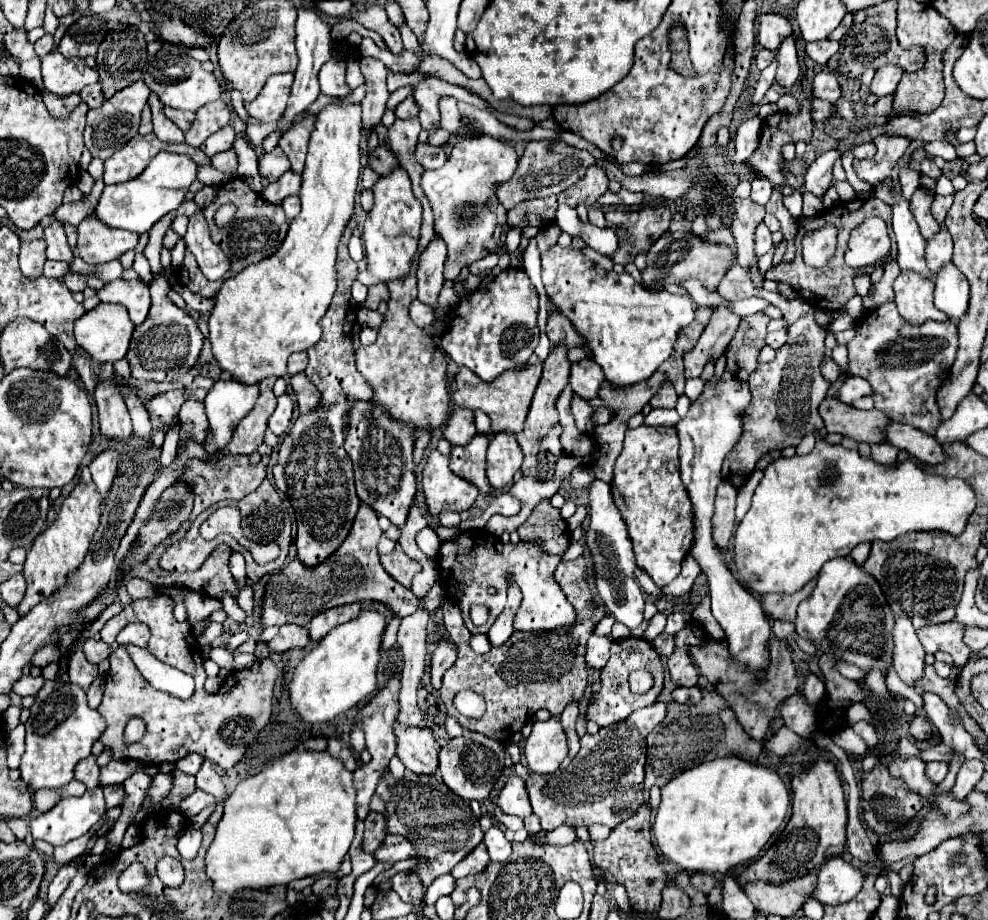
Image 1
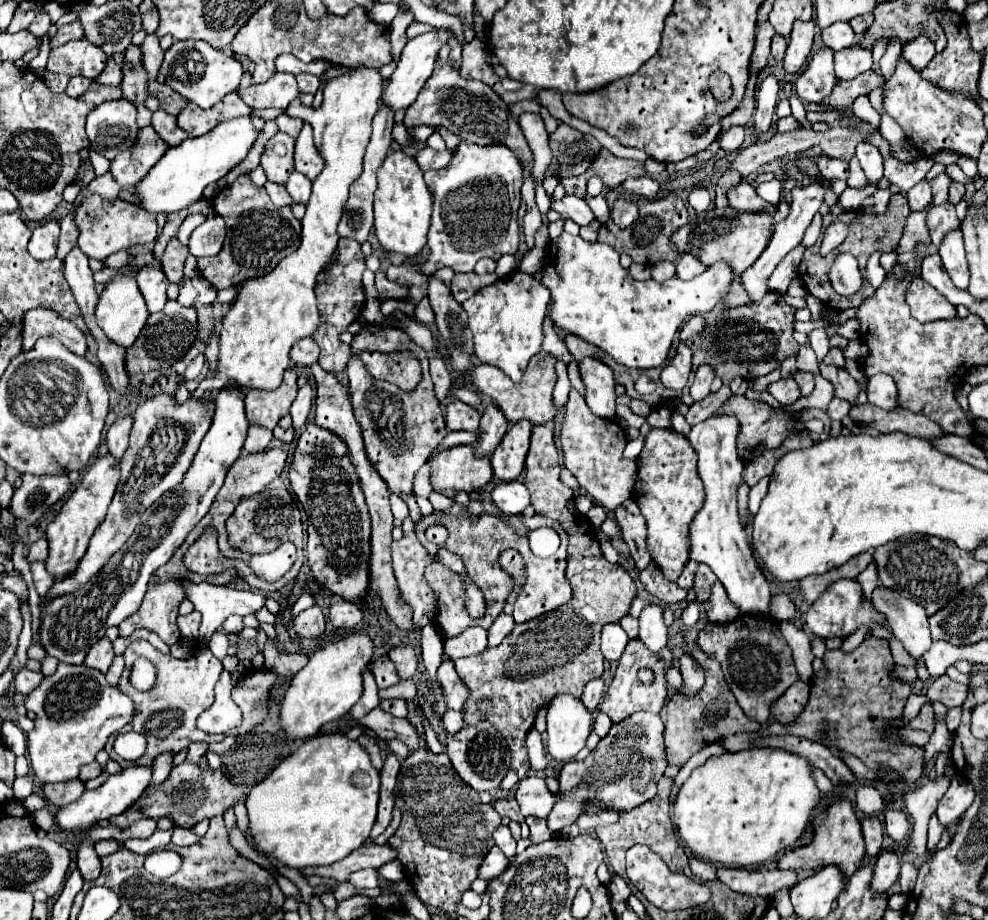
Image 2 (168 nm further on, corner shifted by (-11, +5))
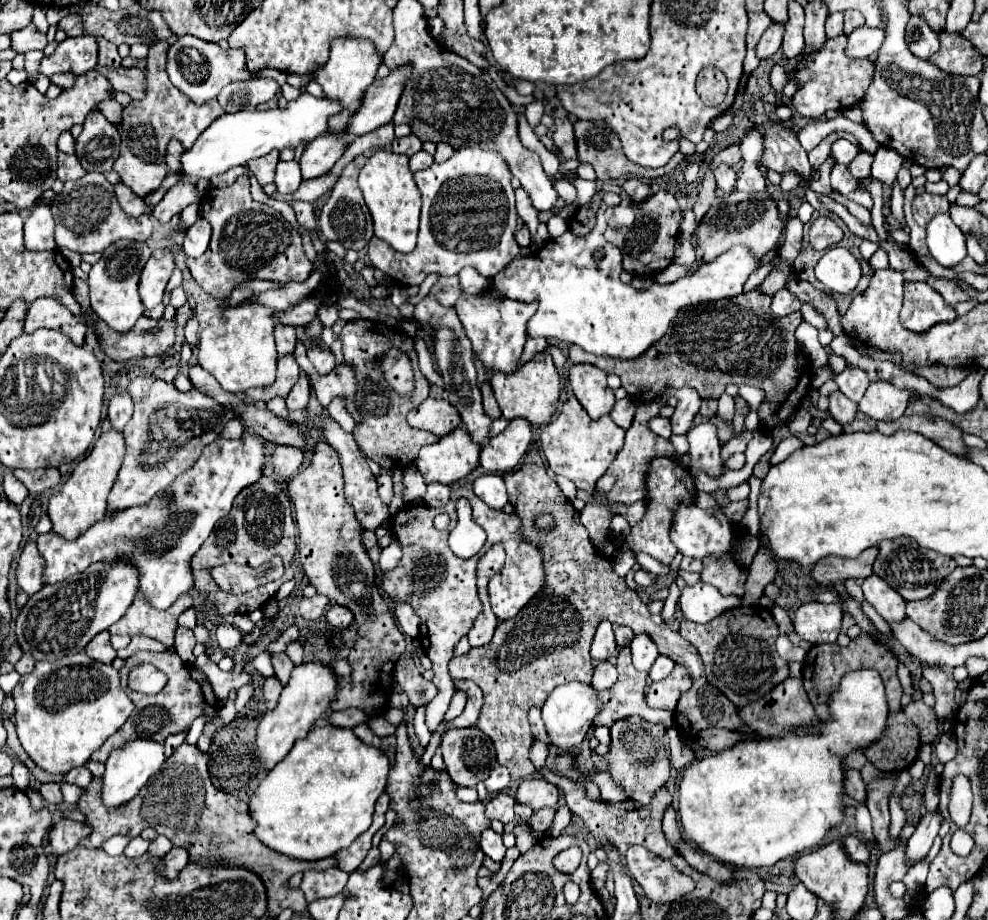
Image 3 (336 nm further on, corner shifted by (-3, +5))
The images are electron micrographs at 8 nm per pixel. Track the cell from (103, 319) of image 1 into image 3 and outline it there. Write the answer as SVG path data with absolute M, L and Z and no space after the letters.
M121 239L121 241L115 241L111 247L107 247L101 259L89 271L87 283L89 283L91 307L99 315L99 319L103 319L109 327L113 327L119 333L129 331L145 311L137 285L139 285L141 269L145 267L149 257L151 257L151 249L147 247L147 243Z

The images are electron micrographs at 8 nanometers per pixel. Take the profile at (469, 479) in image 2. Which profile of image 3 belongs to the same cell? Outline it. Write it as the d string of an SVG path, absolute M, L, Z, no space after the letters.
M457 427L437 443L423 447L415 465L425 477L425 483L437 481L449 485L469 475L479 465L479 453L481 447L475 447L475 443L467 439L467 431L463 427Z

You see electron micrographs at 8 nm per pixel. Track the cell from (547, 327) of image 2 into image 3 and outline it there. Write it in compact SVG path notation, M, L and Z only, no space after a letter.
M543 337L527 339L519 361L519 366L533 359L536 354L543 352L547 348L547 345L550 345L549 341Z

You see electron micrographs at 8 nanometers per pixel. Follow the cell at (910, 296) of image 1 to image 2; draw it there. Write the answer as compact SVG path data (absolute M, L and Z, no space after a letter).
M919 277L911 279L911 285L907 289L907 303L911 307L911 315L921 323L951 319L957 315L955 305L951 305L945 295L935 291Z

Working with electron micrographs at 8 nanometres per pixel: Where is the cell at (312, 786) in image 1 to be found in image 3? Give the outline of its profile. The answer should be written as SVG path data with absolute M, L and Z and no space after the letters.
M313 727L307 739L295 741L287 759L277 763L253 793L249 811L257 821L257 839L295 859L333 857L369 829L375 803L387 787L389 769L389 757L363 743L351 729Z

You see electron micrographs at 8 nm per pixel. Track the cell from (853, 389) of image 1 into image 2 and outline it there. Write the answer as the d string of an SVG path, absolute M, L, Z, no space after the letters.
M879 373L867 379L867 397L871 405L877 405L881 409L897 407L897 387L893 379L885 373Z

